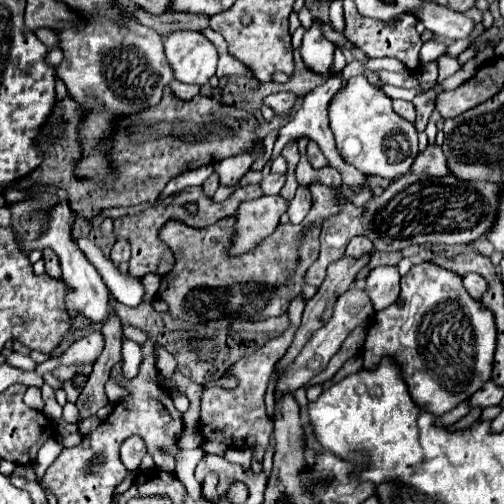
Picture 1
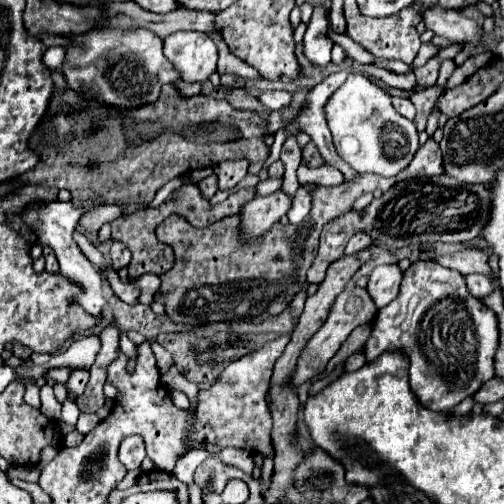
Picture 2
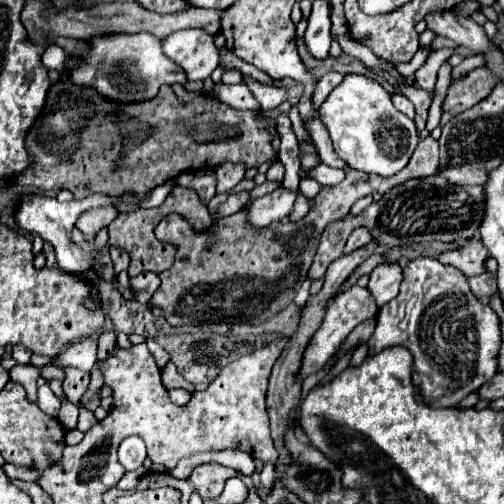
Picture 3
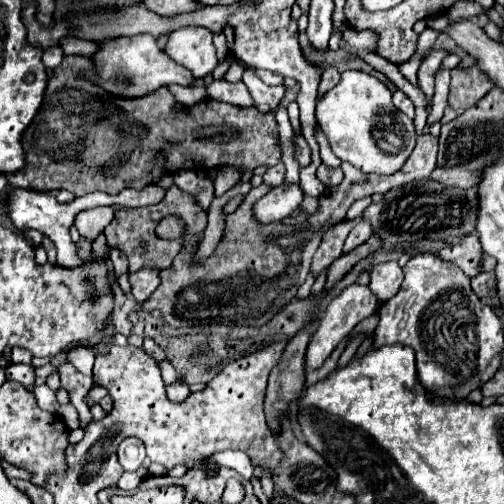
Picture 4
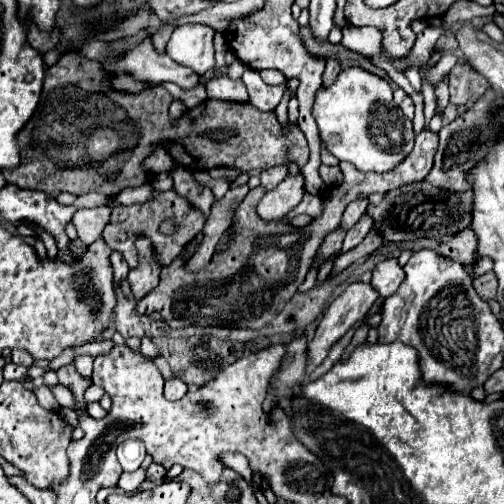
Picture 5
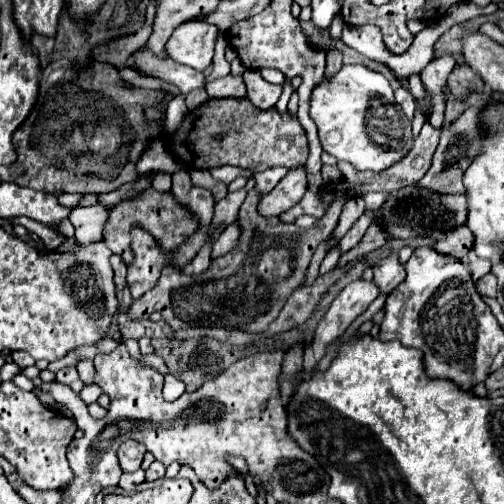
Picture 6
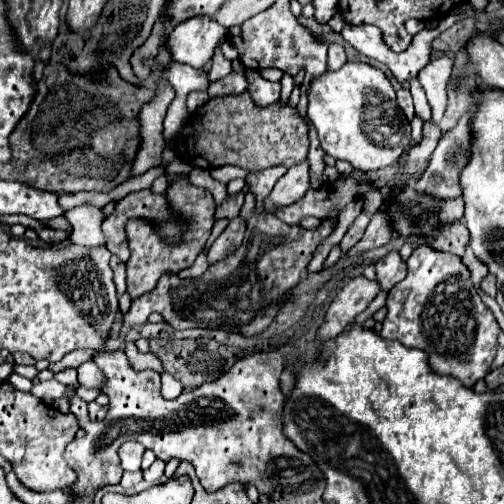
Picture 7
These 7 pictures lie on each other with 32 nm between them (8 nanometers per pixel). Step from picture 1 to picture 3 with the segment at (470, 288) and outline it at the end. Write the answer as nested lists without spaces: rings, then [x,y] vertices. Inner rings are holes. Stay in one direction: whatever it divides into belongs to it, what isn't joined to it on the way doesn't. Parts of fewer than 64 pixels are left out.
[[[484,272],[484,274],[478,274],[478,276],[470,276],[468,278],[468,286],[472,288],[472,294],[478,300],[488,300],[492,294],[498,292],[496,276],[490,274],[490,272]]]

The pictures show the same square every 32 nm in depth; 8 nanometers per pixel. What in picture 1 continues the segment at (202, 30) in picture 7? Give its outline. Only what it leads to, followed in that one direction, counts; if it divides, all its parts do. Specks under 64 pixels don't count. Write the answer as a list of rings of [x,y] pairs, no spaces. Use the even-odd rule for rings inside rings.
[[[172,32],[164,38],[164,48],[176,80],[202,86],[216,74],[218,50],[200,32]]]

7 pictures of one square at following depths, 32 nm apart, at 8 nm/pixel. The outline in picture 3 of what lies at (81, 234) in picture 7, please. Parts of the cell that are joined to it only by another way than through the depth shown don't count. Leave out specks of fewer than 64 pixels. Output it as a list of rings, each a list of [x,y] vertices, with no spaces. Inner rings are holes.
[[[100,206],[100,208],[92,208],[92,210],[84,212],[78,218],[76,226],[86,238],[94,238],[98,234],[98,230],[108,226],[116,216],[118,216],[118,206]]]

